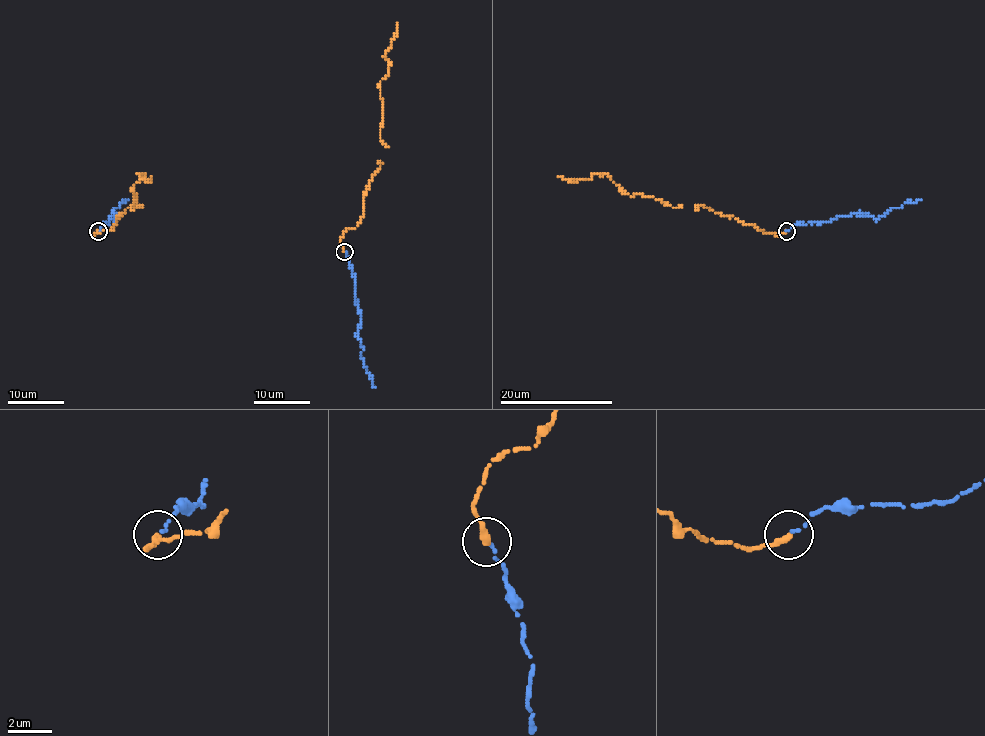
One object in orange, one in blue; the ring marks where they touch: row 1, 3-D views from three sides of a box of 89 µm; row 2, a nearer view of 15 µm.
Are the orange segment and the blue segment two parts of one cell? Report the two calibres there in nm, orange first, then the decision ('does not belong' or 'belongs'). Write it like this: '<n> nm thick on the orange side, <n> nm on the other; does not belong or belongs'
320 nm thick on the orange side, 140 nm on the other; belongs

